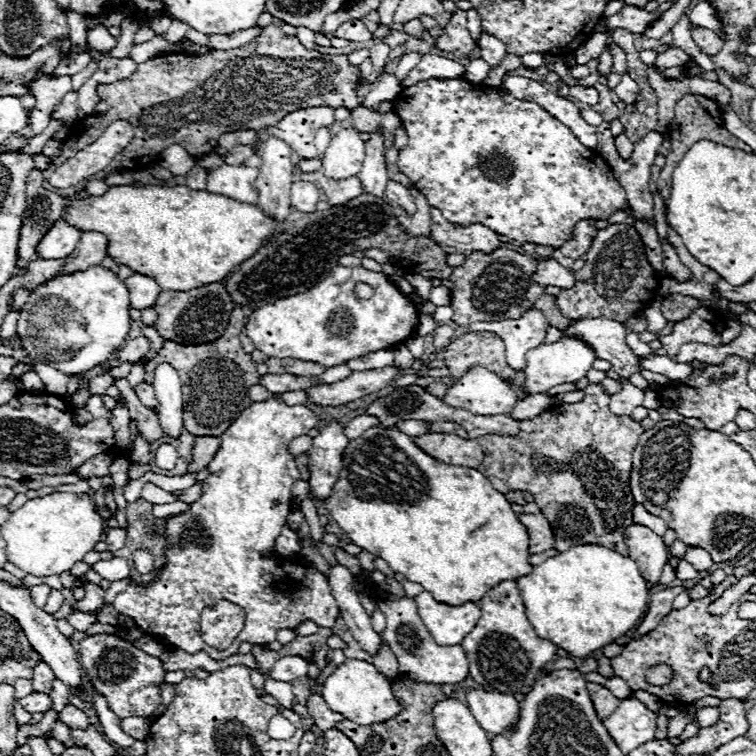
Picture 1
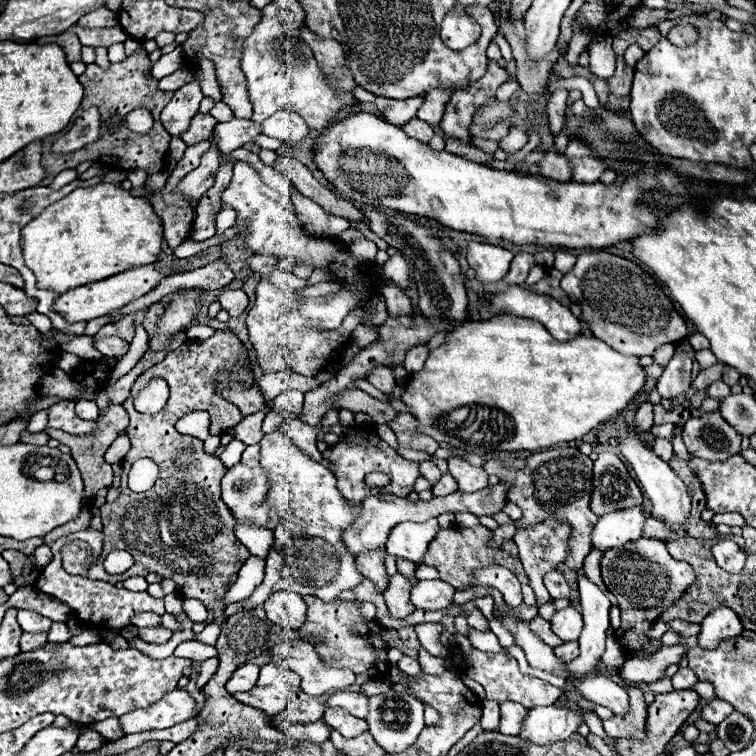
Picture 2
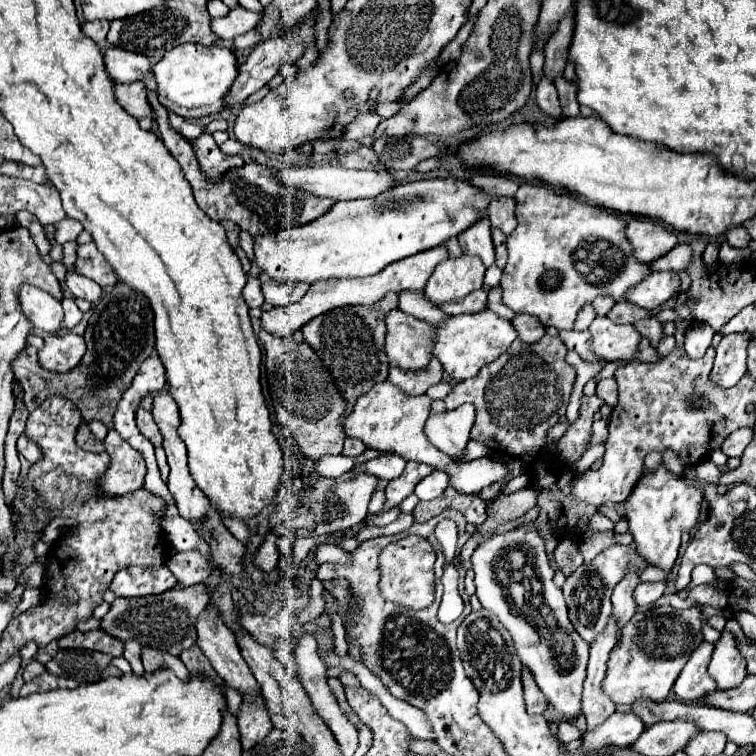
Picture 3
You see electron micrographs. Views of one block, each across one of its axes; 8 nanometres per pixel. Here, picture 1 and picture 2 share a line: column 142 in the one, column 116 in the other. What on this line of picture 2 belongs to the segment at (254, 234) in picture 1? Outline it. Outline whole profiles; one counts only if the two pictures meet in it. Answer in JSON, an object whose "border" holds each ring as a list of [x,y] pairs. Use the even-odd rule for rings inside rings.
{"border":[[[100,182],[90,188],[76,188],[62,200],[48,206],[48,210],[44,210],[38,218],[34,218],[34,222],[22,228],[24,262],[34,272],[40,288],[62,294],[78,286],[100,282],[130,268],[158,262],[158,254],[162,250],[164,240],[162,228],[164,228],[162,220],[158,218],[158,214],[154,212],[152,204],[146,198],[134,198],[128,190],[122,190],[116,184]]]}

